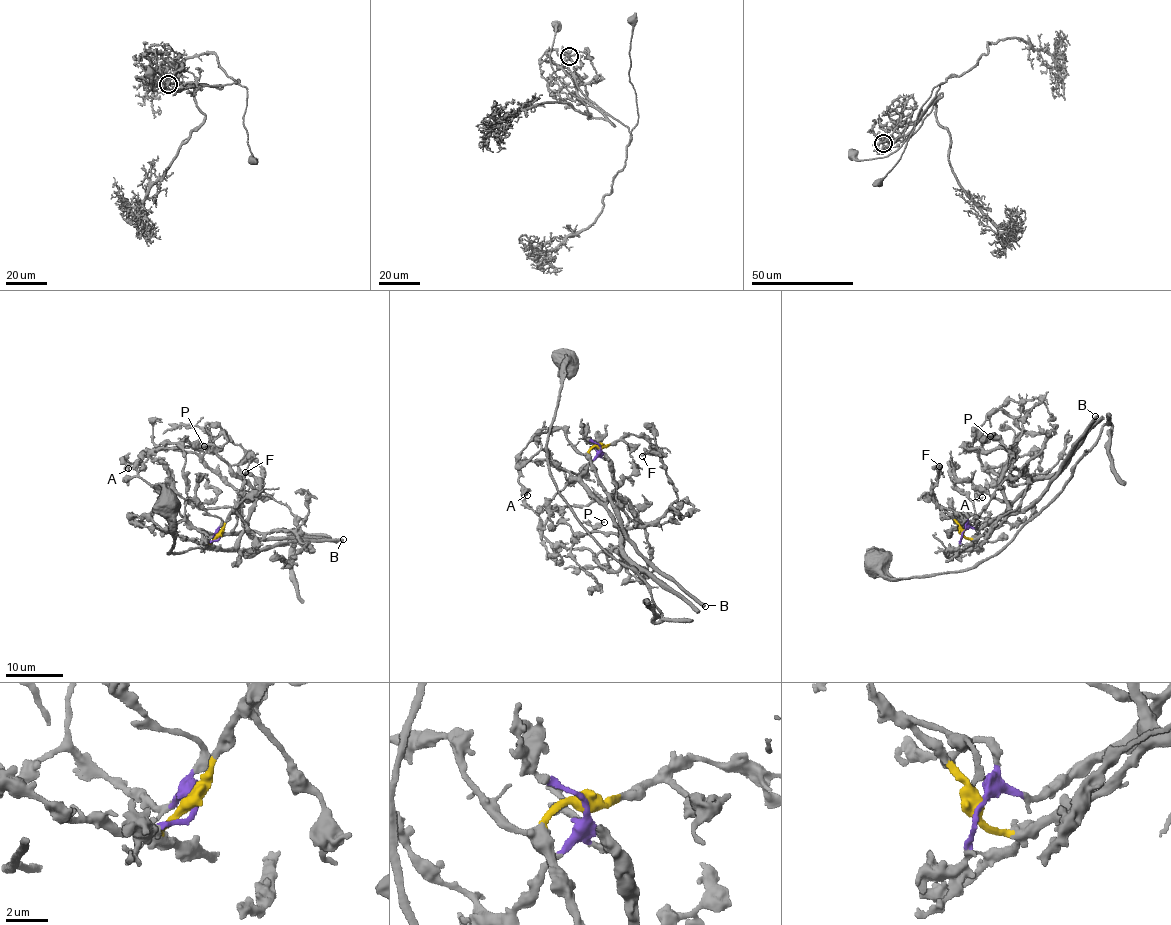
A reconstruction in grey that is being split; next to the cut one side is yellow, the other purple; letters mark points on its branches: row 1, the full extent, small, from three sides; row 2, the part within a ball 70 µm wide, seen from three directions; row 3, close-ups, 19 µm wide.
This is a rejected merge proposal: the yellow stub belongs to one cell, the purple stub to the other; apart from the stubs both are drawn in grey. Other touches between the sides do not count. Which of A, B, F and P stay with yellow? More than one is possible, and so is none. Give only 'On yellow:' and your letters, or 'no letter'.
On yellow: A, B, F, P

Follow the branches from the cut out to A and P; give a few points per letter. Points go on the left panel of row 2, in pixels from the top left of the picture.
A: (219, 536), (216, 551), (236, 545), (254, 491), (210, 446), (153, 449), (124, 460), (128, 469)
P: (219, 536), (210, 541), (216, 551), (236, 545), (255, 493), (212, 447), (182, 445), (183, 440), (204, 446)

